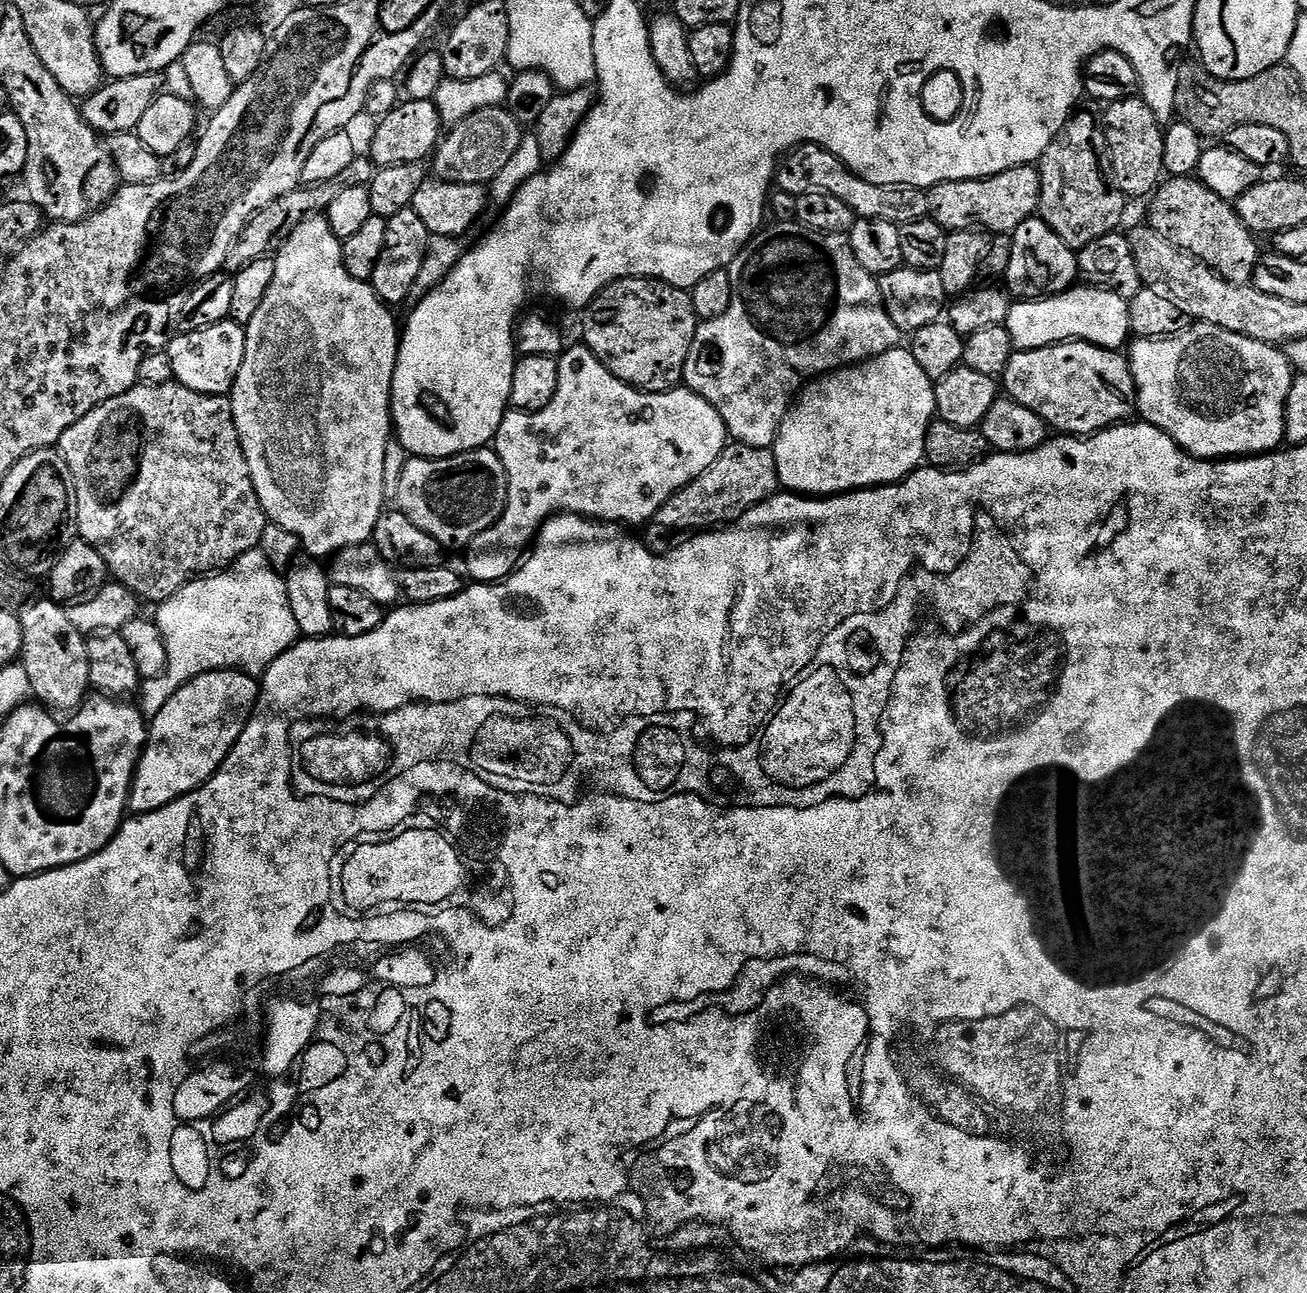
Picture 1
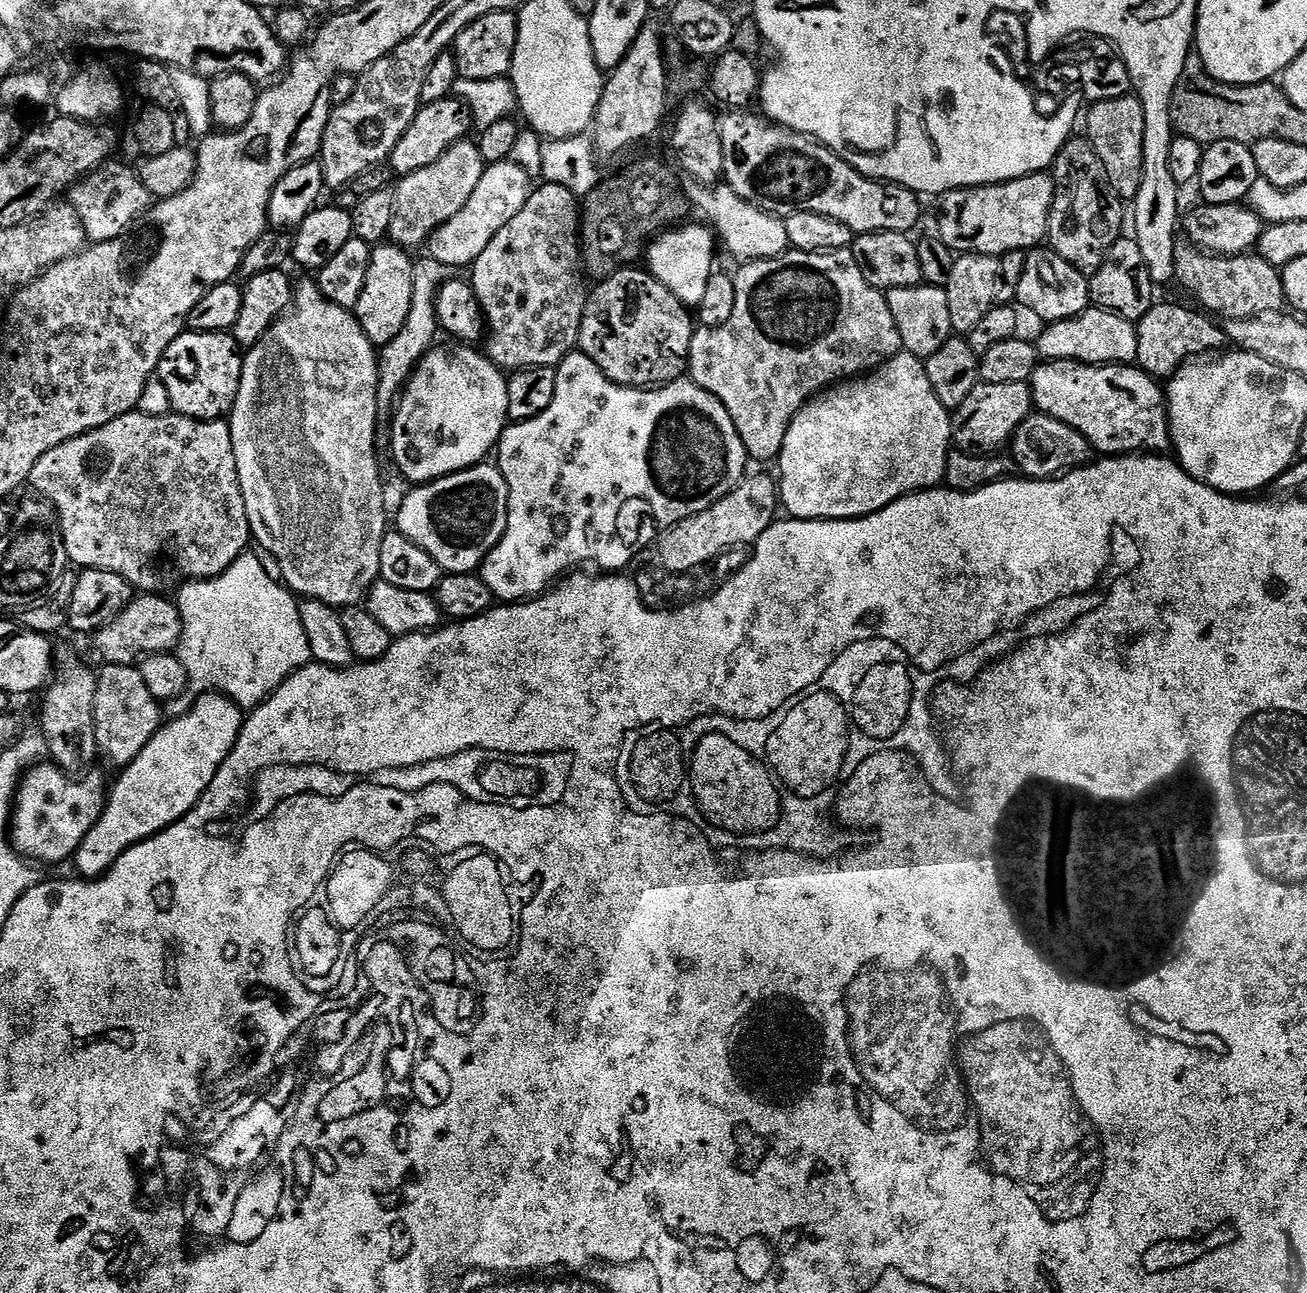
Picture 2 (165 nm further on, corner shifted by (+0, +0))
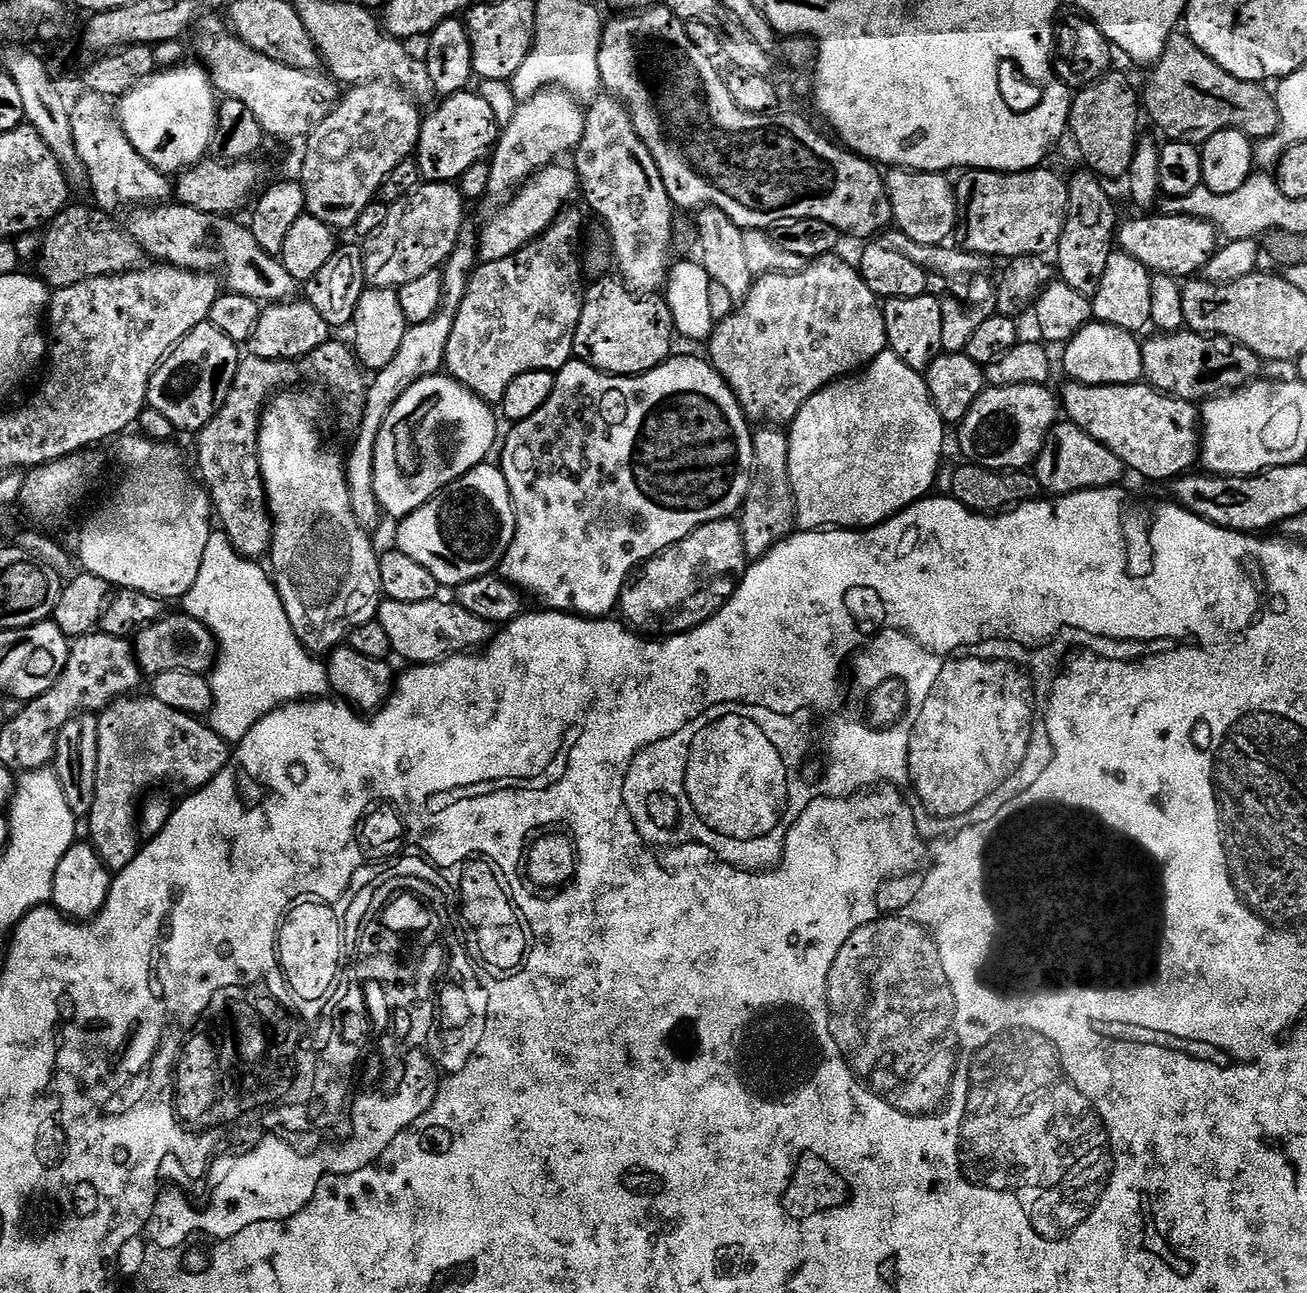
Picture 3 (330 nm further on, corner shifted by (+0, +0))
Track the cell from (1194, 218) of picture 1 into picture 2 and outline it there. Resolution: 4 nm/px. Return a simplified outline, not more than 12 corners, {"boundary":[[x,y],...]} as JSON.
{"boundary":[[1176,245],[1176,280],[1205,313],[1232,322],[1286,304],[1259,254]]}

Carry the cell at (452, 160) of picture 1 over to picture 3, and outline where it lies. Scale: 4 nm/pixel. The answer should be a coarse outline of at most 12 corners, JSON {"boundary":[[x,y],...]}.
{"boundary":[[421,183],[362,244],[364,278],[397,289],[465,231],[455,183]]}

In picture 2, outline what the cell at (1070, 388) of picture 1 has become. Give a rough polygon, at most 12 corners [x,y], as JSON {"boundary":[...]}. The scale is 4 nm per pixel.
{"boundary":[[1037,363],[1033,405],[1105,457],[1169,451],[1139,366]]}

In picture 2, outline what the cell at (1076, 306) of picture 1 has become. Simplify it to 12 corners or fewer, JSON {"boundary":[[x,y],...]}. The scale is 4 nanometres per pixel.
{"boundary":[[1089,307],[1035,337],[1045,361],[1131,365],[1136,324]]}

